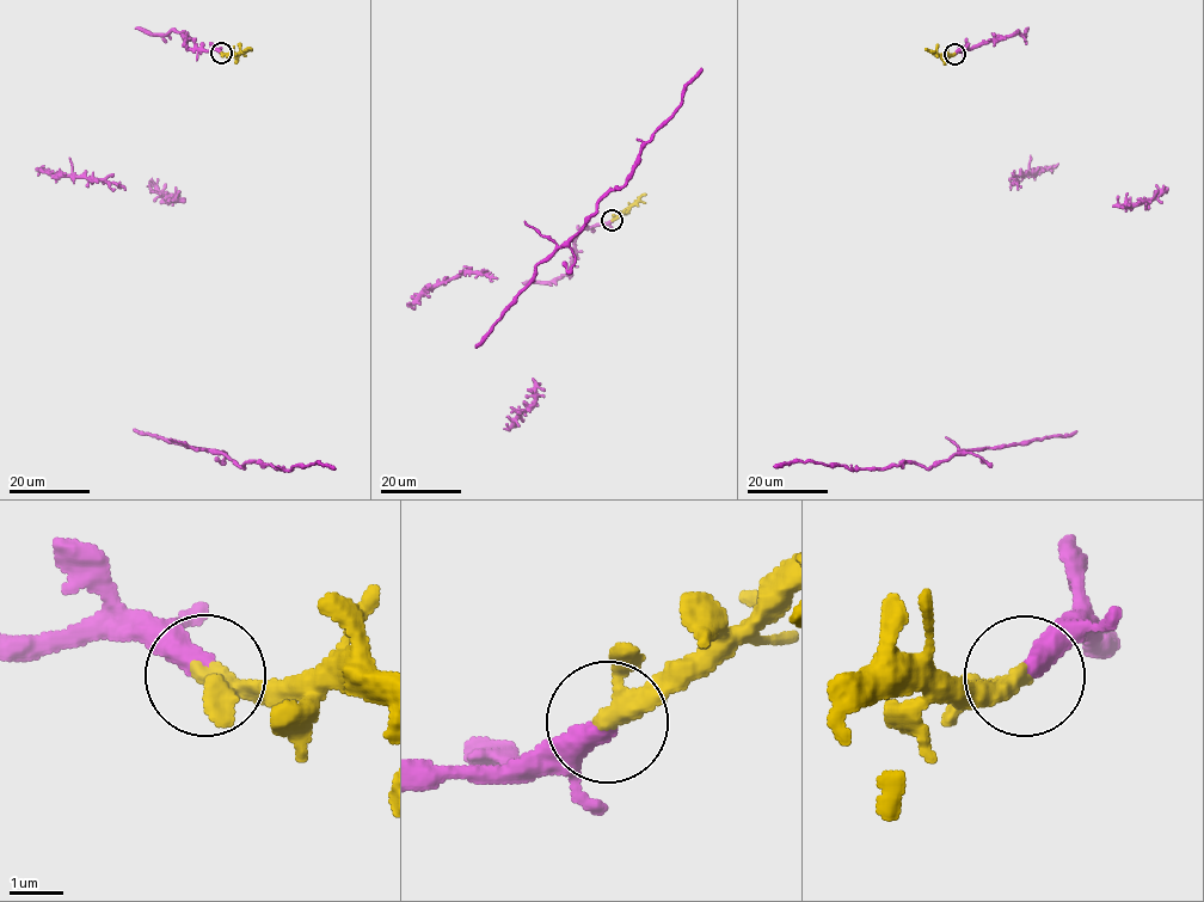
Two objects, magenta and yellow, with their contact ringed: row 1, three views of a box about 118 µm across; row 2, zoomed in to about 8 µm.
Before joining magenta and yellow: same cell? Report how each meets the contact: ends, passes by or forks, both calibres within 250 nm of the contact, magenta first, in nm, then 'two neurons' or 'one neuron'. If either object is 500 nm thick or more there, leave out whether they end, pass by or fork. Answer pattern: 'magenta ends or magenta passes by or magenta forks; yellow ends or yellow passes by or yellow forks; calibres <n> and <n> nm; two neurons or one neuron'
magenta ends; yellow passes by; calibres 400 and 280 nm; one neuron

